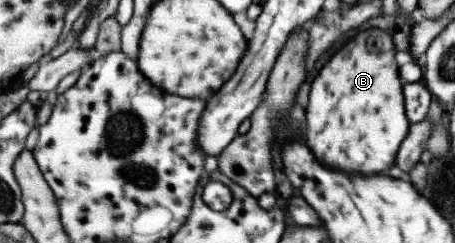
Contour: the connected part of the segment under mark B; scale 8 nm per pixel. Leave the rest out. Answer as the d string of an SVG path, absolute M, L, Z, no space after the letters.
M373 28L352 38L316 73L306 108L305 137L320 161L348 173L382 173L394 163L394 153L409 123L404 117L401 79L396 71L399 67L394 63L390 37Z

